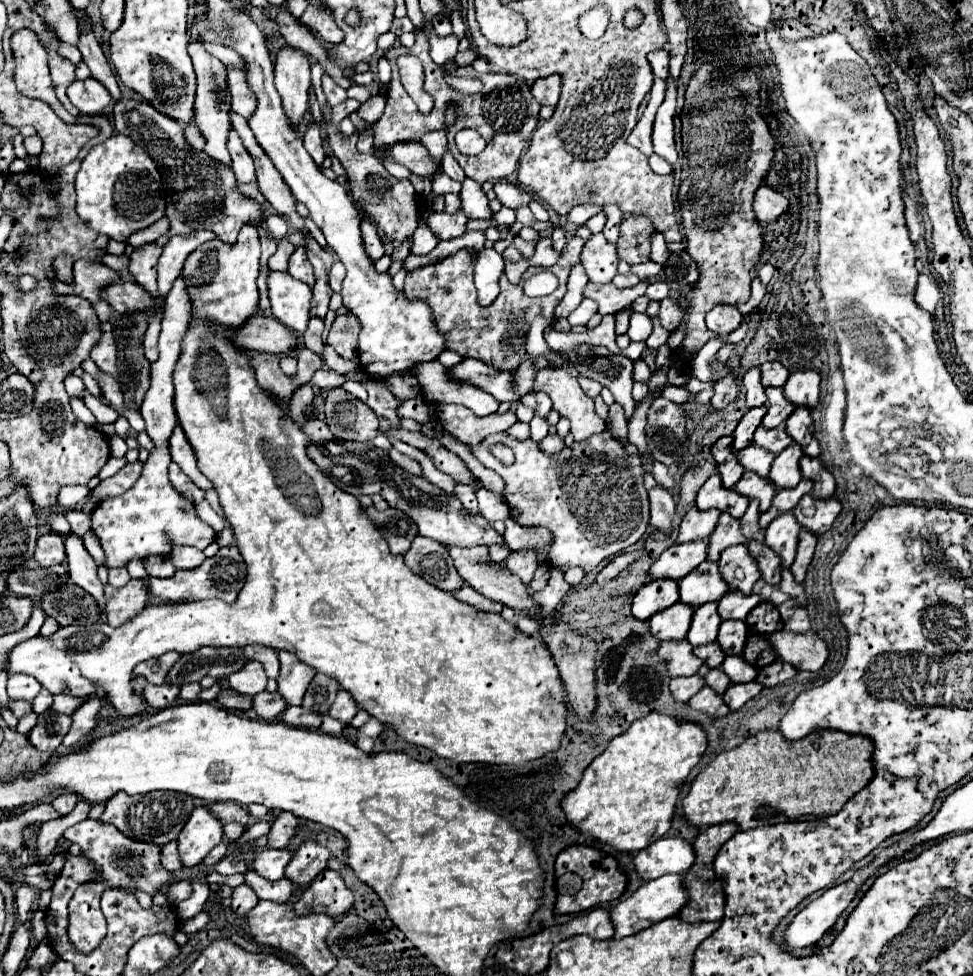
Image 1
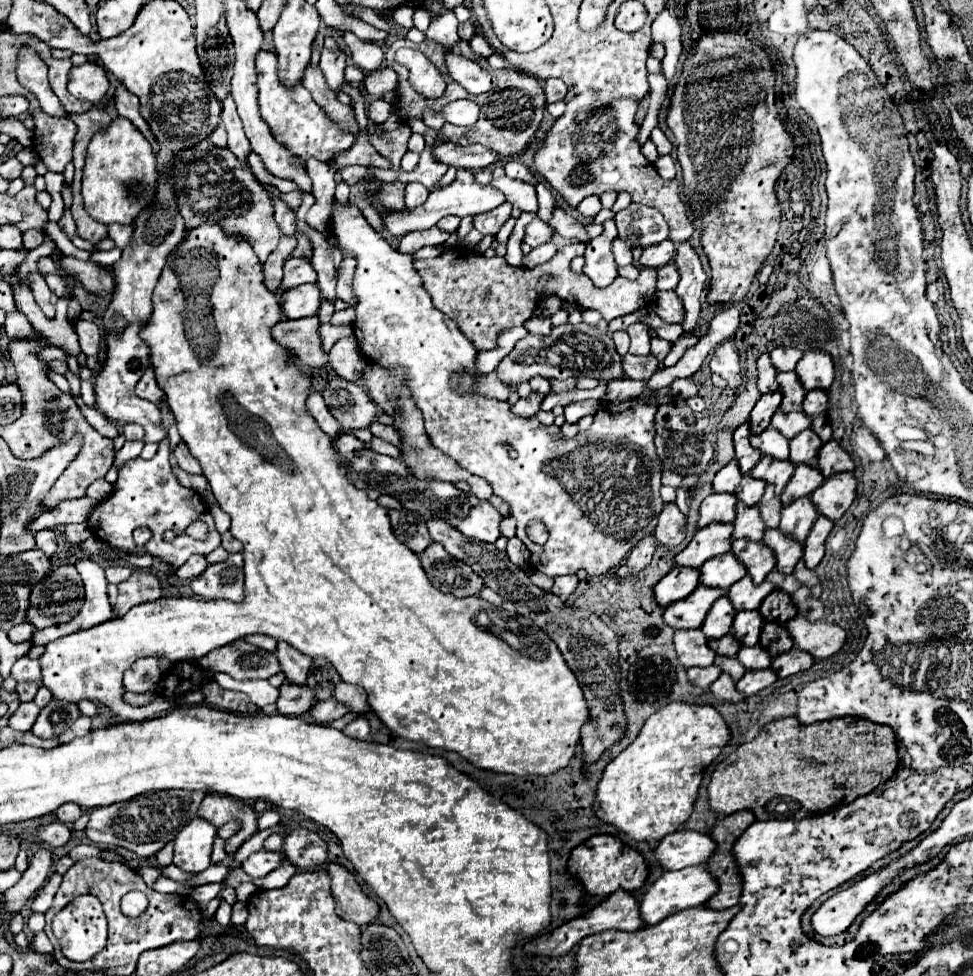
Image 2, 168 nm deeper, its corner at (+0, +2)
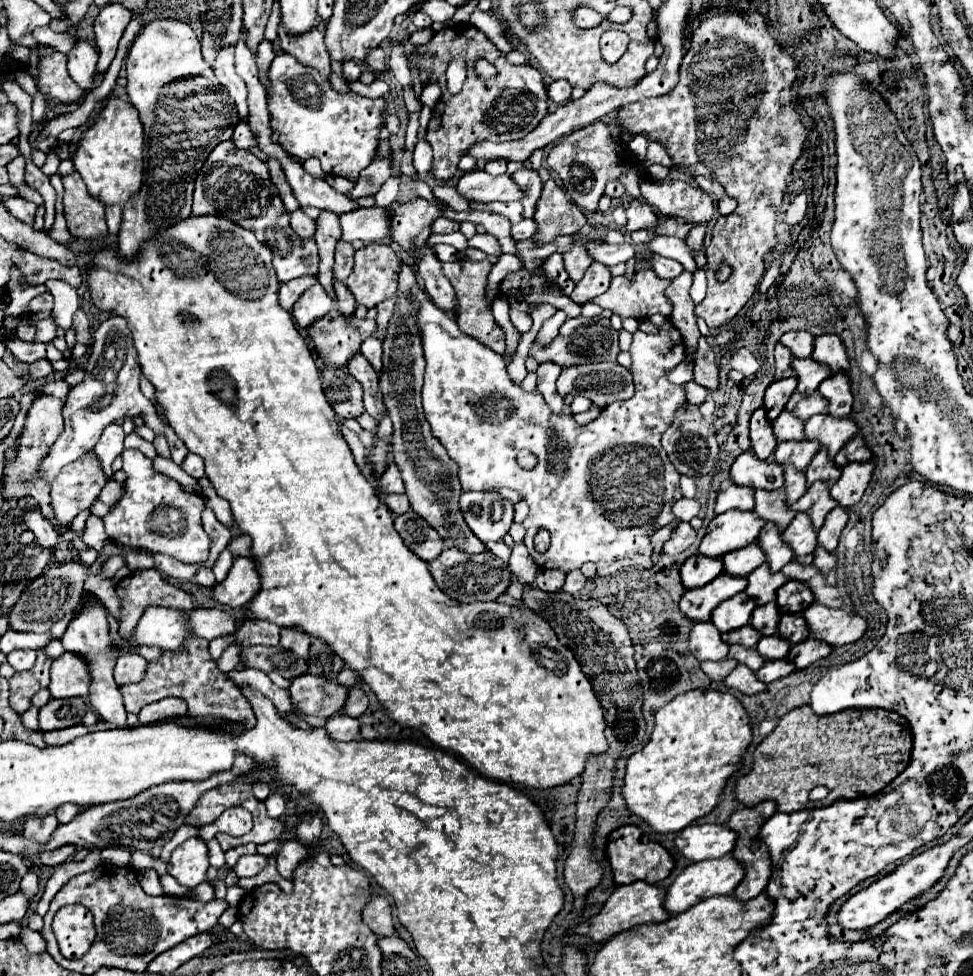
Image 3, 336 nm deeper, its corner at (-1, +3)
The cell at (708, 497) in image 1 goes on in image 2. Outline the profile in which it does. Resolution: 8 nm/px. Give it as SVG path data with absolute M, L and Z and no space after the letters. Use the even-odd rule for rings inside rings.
M732 461L726 467L722 467L714 477L714 491L718 493L734 493L738 499L742 499L746 505L756 505L766 489L766 483L762 479L754 479L750 473L740 473L738 463Z

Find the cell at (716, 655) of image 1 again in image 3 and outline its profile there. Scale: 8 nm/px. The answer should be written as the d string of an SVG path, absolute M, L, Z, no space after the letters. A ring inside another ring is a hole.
M743 626L743 628L729 632L727 644L741 644L745 648L753 648L759 640L761 640L761 634L757 634L757 630L753 630L751 626Z

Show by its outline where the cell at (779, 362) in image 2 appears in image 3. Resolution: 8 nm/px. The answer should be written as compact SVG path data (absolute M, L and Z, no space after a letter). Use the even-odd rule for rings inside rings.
M787 332L781 336L781 344L791 350L793 358L809 358L815 338L809 332Z

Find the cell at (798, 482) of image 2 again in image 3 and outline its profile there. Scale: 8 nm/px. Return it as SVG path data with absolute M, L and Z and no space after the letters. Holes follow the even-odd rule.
M819 450L819 452L813 456L813 460L811 460L811 464L807 466L807 470L805 470L807 486L811 486L811 484L817 482L817 480L821 480L821 482L831 482L831 484L833 484L839 476L841 476L841 468L837 468L837 466L833 464L833 460L827 458L825 450Z

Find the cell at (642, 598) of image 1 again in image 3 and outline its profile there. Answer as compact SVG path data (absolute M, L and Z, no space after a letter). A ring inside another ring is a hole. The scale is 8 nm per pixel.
M695 554L685 560L679 574L681 574L681 584L685 590L701 588L721 574L721 560L719 558L701 558L701 554Z

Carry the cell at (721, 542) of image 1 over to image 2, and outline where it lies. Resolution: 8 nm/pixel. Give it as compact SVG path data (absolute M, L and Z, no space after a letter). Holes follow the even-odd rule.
M738 503L738 517L734 521L734 539L750 539L750 541L762 541L764 537L764 521L760 519L758 505L748 507L746 503Z

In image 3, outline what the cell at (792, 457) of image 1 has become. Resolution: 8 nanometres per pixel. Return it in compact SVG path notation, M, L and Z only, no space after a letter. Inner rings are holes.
M817 414L805 422L805 438L819 442L821 448L827 448L829 458L841 450L841 446L853 438L857 426L853 418L829 418L829 414Z

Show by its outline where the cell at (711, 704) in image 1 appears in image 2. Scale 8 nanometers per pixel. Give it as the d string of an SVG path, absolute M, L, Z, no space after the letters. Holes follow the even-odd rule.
M722 673L712 685L710 691L718 697L718 699L726 699L726 701L742 701L744 695L736 689L736 681L732 681L732 677L728 673Z

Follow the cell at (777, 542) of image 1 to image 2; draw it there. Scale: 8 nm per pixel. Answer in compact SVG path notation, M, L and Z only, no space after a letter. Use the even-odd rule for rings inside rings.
M800 497L792 505L782 509L782 521L780 521L780 531L786 535L792 535L800 543L808 537L808 531L812 529L812 523L818 519L818 509L812 503L810 497Z

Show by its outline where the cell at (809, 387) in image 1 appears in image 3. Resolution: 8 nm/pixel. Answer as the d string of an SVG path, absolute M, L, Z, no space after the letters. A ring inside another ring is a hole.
M819 336L815 340L811 360L825 364L831 370L831 374L849 370L849 358L845 354L845 346L837 336Z

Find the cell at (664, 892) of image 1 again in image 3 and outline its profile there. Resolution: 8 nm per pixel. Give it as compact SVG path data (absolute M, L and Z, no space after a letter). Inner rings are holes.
M731 854L719 858L719 860L703 860L697 864L689 864L675 880L673 884L667 888L665 892L665 900L663 900L663 908L667 914L675 916L681 914L685 910L689 910L691 906L699 904L705 898L711 896L725 896L731 894L733 888L737 886L737 882L743 878L743 866L731 858Z

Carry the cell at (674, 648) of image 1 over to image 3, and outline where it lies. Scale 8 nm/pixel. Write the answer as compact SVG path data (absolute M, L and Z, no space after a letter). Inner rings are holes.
M697 622L689 632L689 652L699 662L723 660L729 652L729 644L711 622Z

